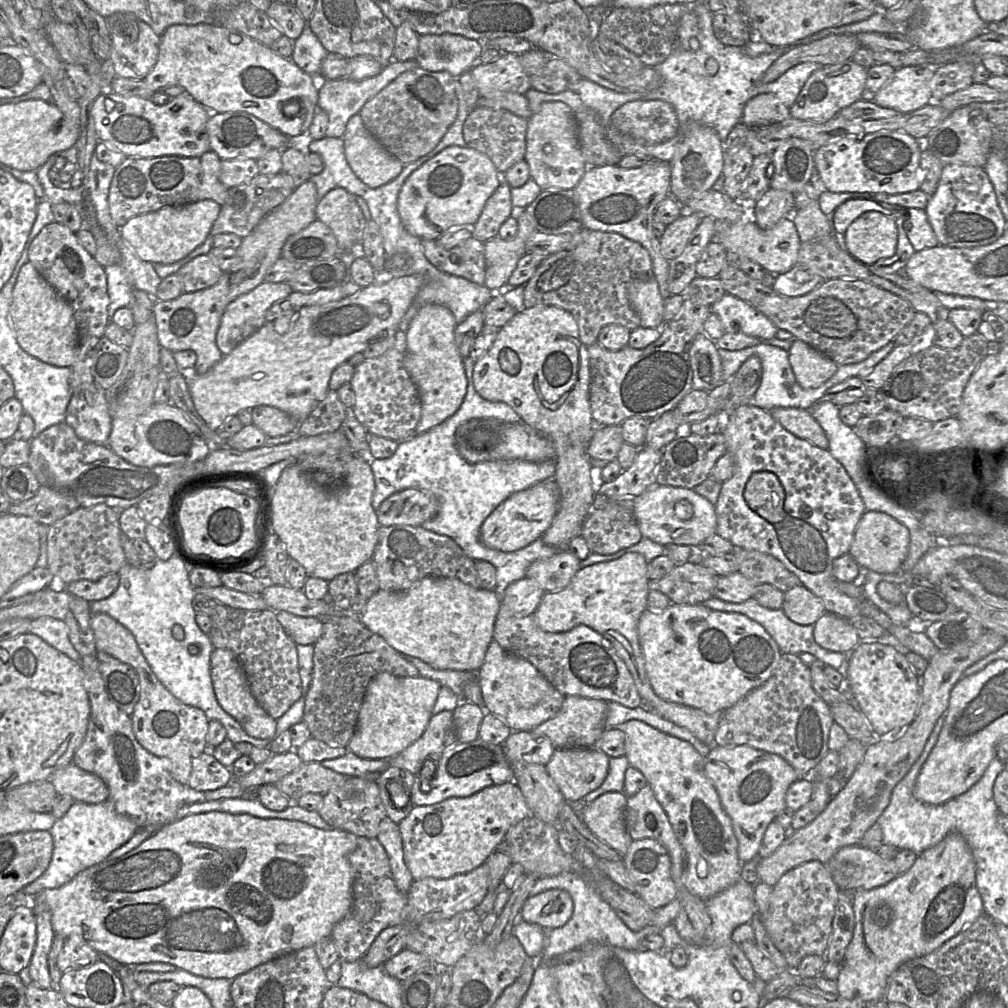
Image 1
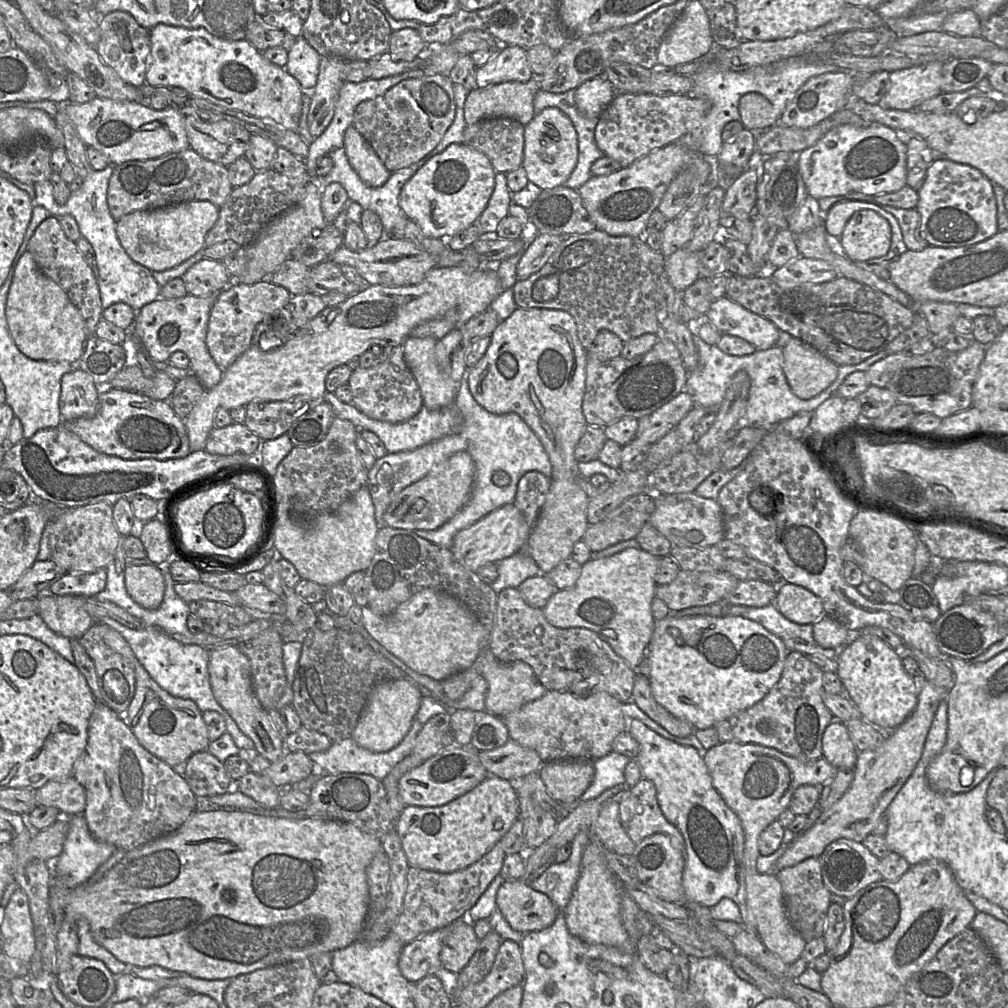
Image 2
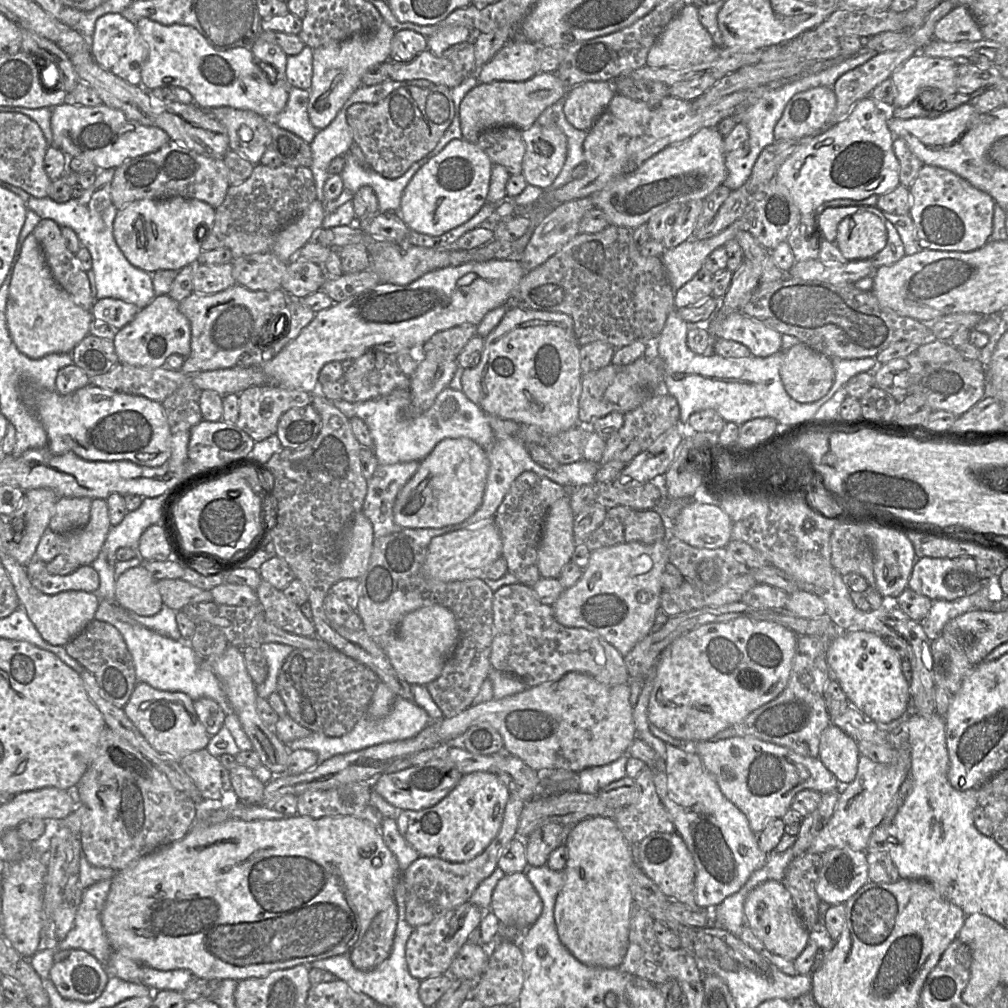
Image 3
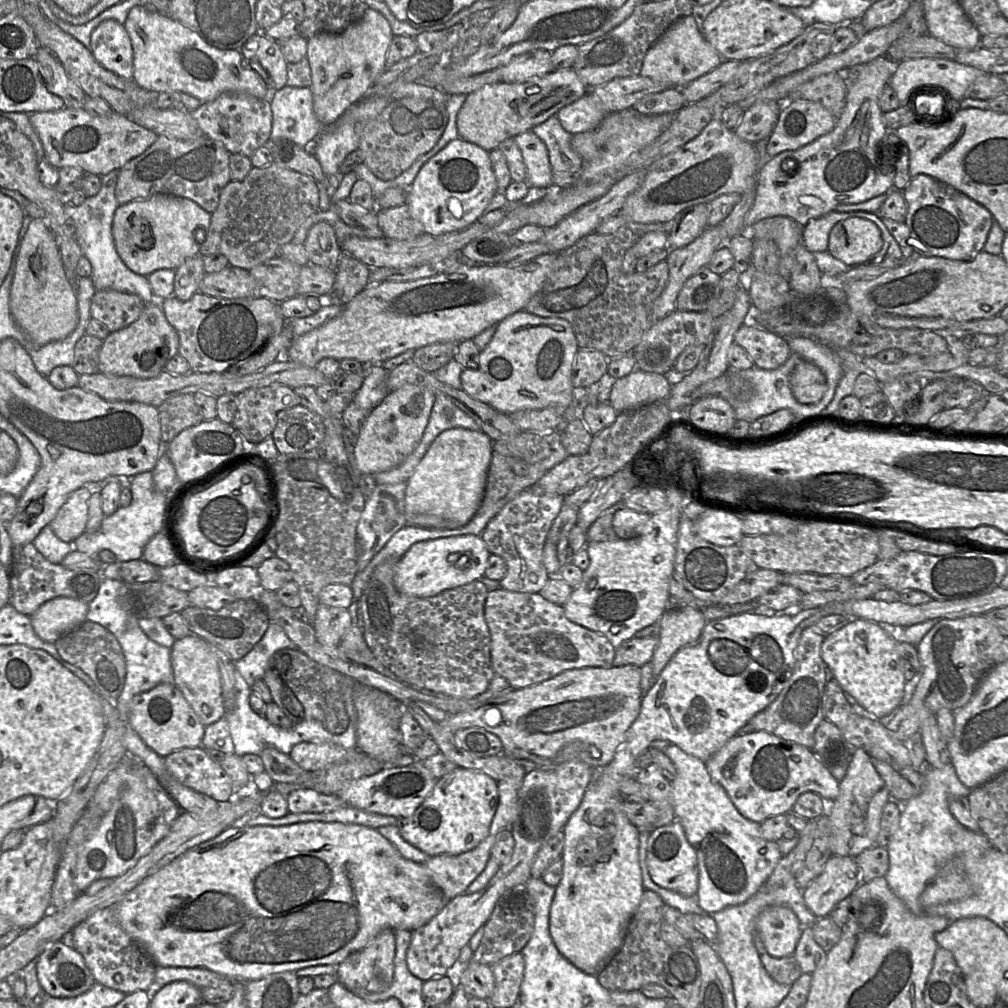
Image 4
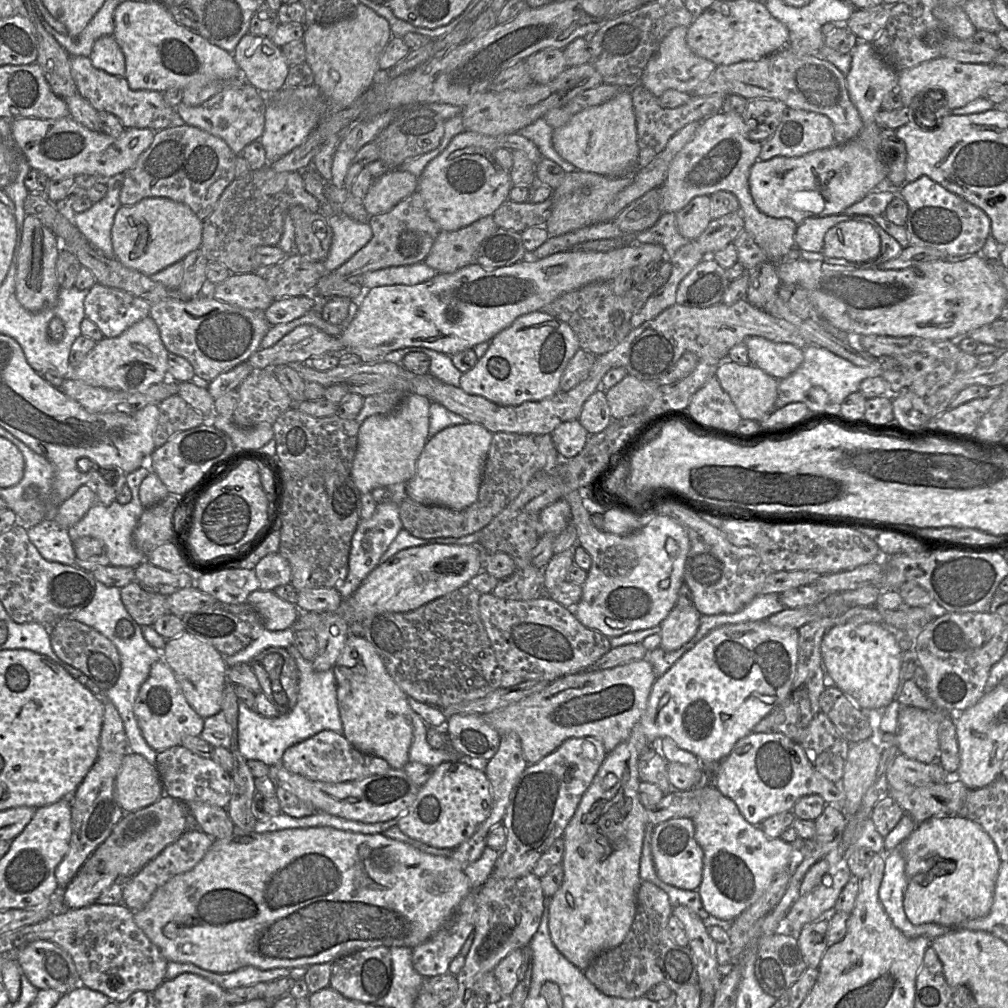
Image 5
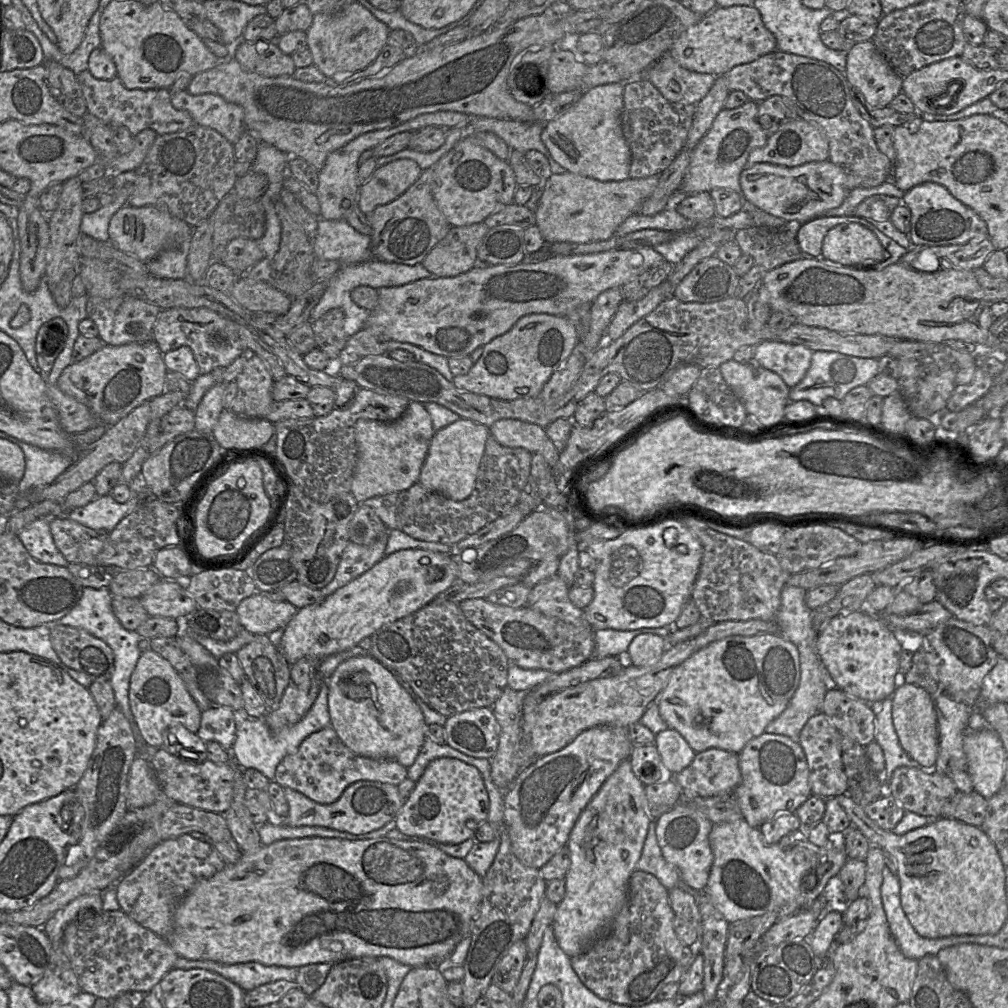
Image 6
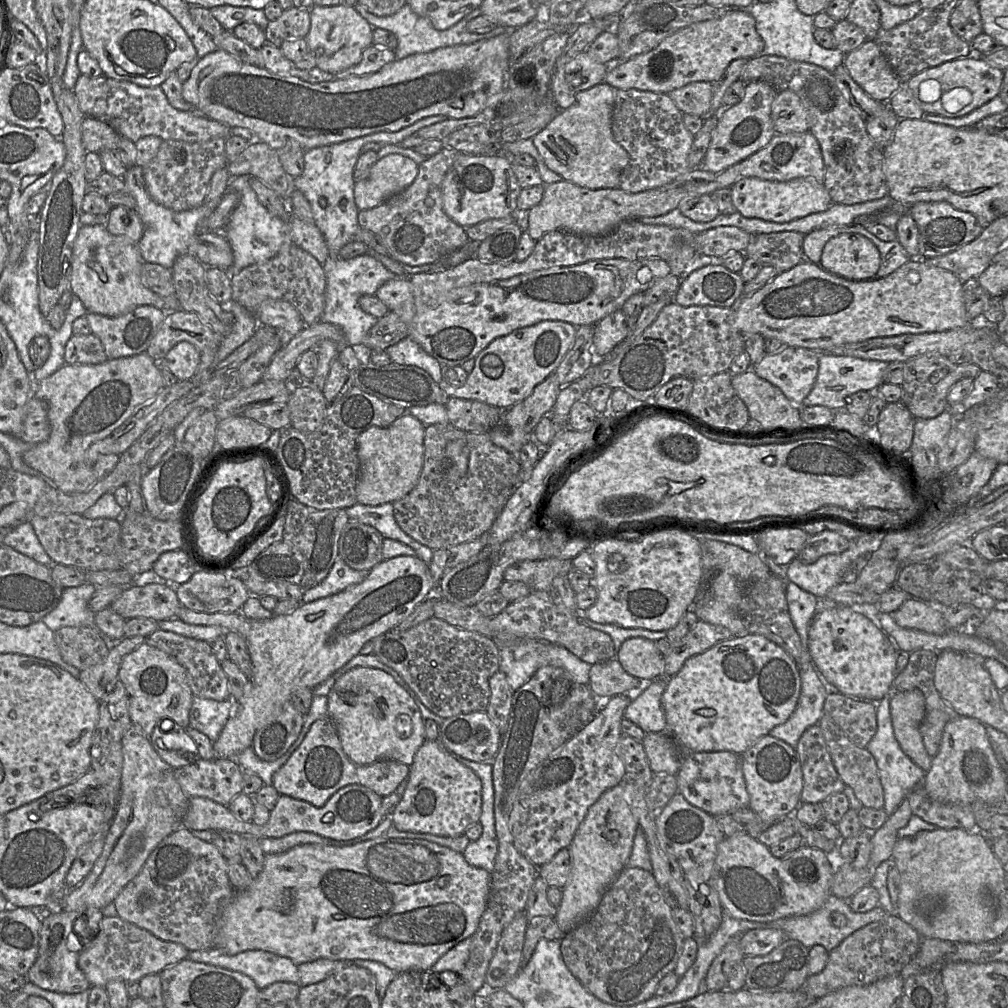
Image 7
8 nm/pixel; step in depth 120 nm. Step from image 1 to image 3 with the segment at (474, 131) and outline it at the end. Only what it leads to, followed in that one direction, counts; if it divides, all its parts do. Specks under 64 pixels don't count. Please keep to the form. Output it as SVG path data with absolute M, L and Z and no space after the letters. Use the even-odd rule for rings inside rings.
M488 128L480 133L475 144L488 155L493 164L504 166L510 175L522 173L525 144L519 128Z

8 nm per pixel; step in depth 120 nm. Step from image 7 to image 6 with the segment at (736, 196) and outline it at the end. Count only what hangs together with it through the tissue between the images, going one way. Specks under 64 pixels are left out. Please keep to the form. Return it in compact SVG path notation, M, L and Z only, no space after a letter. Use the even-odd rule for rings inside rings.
M830 160L809 162L796 167L757 163L743 169L740 186L743 197L748 202L792 226L839 207L851 191L847 187L847 174L844 169Z

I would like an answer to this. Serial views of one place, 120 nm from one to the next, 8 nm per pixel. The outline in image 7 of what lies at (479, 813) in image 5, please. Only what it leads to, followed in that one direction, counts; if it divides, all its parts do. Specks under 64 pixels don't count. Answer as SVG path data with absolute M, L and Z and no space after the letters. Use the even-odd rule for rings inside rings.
M425 740L417 750L409 768L408 782L400 802L391 814L393 826L400 831L429 833L437 836L456 837L479 822L482 806L482 784L479 777L459 762L438 740Z

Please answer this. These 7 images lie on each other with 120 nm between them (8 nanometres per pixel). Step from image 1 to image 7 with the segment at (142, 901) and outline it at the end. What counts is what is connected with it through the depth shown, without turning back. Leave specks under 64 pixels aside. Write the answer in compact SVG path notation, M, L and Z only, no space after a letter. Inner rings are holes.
M380 836L345 847L300 845L283 853L265 854L263 870L252 879L247 888L236 890L232 901L224 909L219 920L214 948L219 948L229 955L248 950L264 950L287 957L297 965L321 958L336 961L366 959L380 962L397 973L426 971L452 947L475 933L486 908L489 883L490 872L468 864L462 853L423 839Z

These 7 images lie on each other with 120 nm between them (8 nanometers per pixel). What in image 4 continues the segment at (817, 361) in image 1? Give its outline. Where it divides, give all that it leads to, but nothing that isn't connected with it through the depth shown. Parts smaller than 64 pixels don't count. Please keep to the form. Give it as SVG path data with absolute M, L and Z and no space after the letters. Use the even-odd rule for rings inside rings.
M801 360L790 374L790 388L799 403L816 404L827 390L826 377L818 366Z

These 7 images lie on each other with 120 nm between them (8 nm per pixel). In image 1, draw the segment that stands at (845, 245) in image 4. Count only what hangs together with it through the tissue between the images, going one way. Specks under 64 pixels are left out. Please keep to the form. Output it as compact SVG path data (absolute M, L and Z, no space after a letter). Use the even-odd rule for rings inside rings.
M868 211L855 219L844 234L847 251L859 262L871 266L880 259L892 257L897 248L895 222L877 211Z

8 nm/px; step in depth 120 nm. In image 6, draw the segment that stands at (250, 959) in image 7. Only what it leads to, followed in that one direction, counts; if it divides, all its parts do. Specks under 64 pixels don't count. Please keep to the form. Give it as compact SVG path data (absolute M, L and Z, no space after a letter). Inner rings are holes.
M180 956L177 957L173 968L206 969L234 982L245 992L277 980L296 981L298 974L296 967L268 966L259 962L224 964L212 960L191 960Z

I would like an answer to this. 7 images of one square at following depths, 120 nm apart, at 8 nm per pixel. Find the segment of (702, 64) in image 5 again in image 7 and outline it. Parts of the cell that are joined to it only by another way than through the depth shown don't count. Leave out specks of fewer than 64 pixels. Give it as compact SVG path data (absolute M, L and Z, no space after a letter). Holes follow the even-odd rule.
M691 82L667 94L683 114L705 119L711 114L712 83Z

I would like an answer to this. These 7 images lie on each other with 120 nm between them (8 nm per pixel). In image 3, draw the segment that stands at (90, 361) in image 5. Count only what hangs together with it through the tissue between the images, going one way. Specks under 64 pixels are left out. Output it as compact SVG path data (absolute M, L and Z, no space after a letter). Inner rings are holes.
M167 295L155 296L135 317L119 329L113 339L120 364L159 368L172 354L188 357L191 351L191 326L187 317L179 311L179 302Z

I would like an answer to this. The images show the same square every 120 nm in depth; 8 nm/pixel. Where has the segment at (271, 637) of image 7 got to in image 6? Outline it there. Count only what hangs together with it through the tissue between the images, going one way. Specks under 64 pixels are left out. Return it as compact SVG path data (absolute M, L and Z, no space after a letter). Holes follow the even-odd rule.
M423 549L399 550L383 557L368 571L326 596L321 602L298 609L283 629L279 649L290 665L305 656L324 659L329 655L349 650L383 625L406 617L429 604L451 587L457 577L458 565L450 554Z

